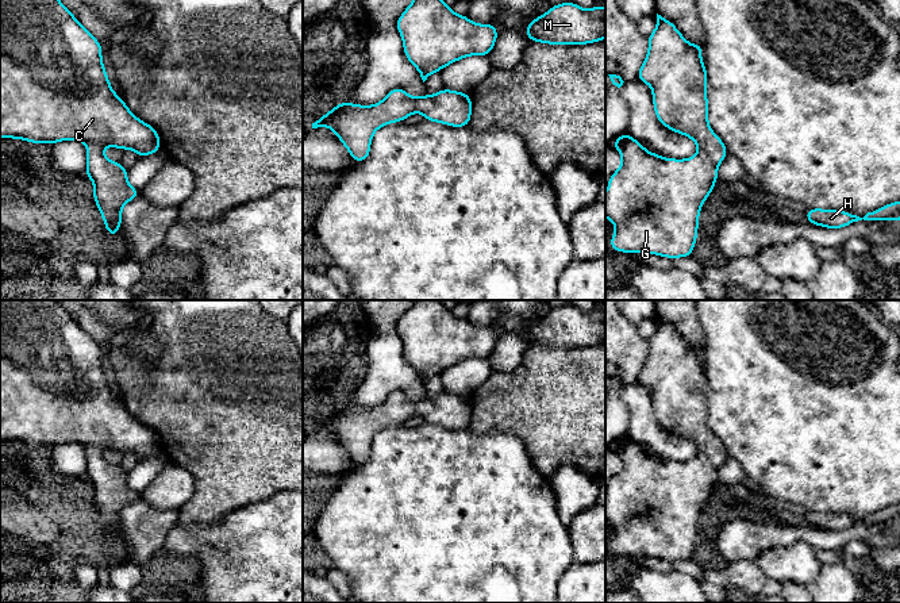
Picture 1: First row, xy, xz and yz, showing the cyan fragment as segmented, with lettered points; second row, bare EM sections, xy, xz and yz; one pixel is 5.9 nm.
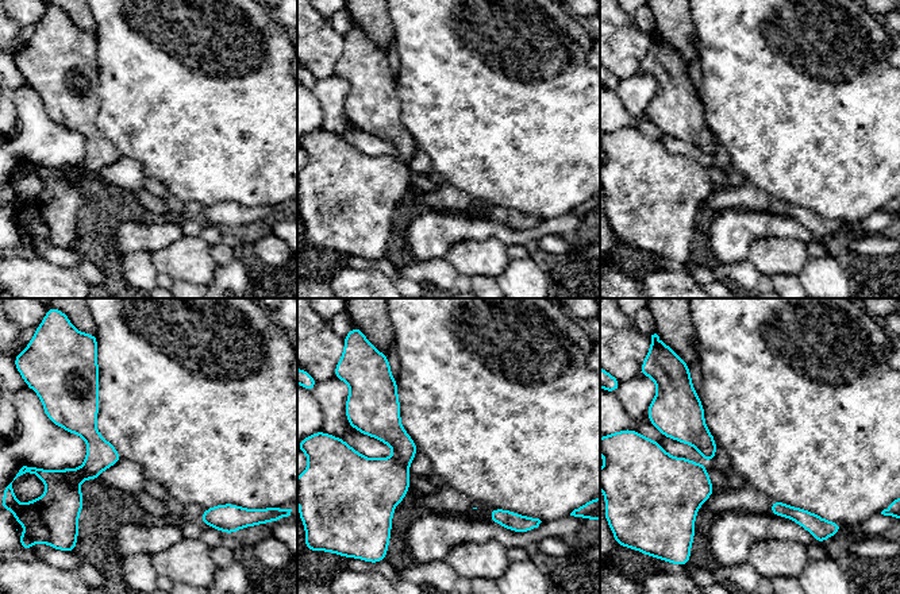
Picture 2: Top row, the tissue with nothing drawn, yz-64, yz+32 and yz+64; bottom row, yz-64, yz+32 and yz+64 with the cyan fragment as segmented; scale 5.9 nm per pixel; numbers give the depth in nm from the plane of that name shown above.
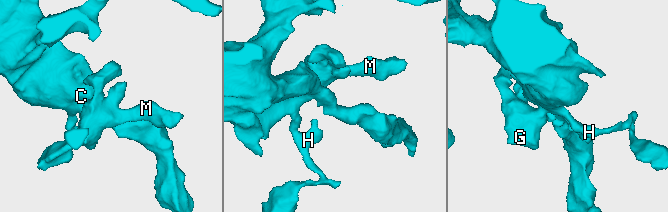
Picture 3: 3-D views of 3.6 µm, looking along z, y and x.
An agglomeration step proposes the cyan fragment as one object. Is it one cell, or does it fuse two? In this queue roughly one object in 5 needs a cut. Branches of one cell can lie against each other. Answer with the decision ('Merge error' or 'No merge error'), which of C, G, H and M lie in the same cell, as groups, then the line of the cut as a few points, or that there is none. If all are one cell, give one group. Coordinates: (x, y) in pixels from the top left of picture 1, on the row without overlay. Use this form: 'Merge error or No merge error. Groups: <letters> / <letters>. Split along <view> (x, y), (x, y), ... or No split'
No merge error. Groups: C G H M. No split

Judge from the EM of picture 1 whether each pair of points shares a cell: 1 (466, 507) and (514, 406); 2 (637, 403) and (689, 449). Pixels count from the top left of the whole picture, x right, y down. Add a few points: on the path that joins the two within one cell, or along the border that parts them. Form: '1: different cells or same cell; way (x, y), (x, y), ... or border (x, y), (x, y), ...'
1: different cells; border (469, 429), (476, 433), (514, 434), (527, 449)
2: same cell; way (642, 419), (673, 448)

